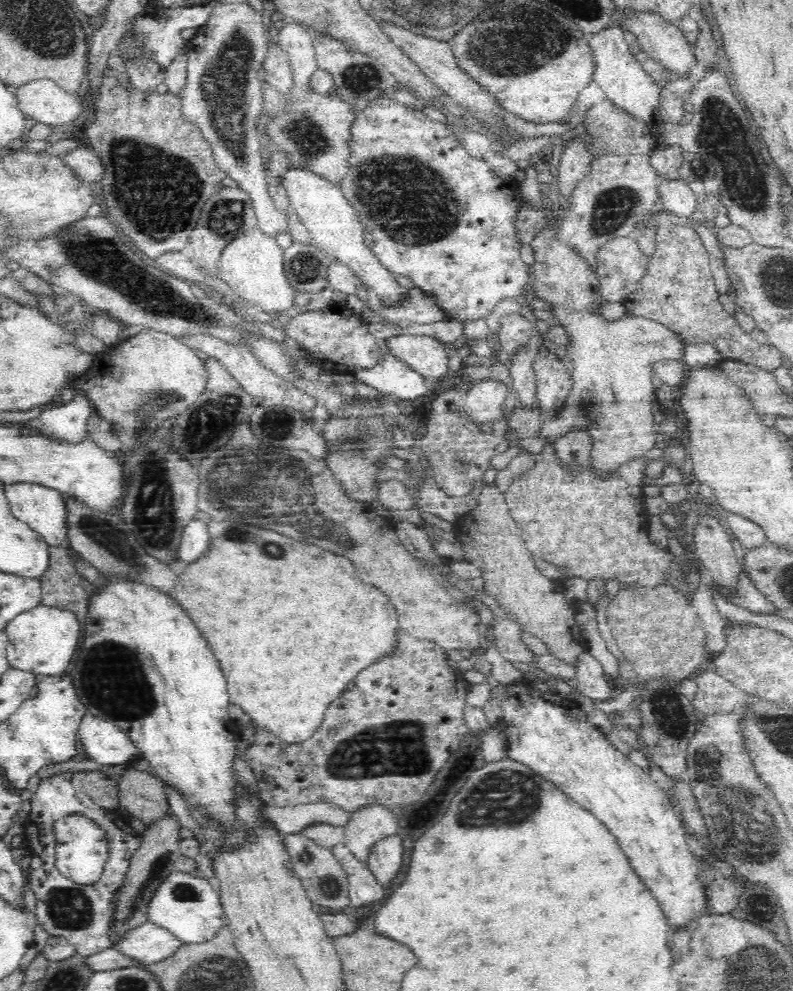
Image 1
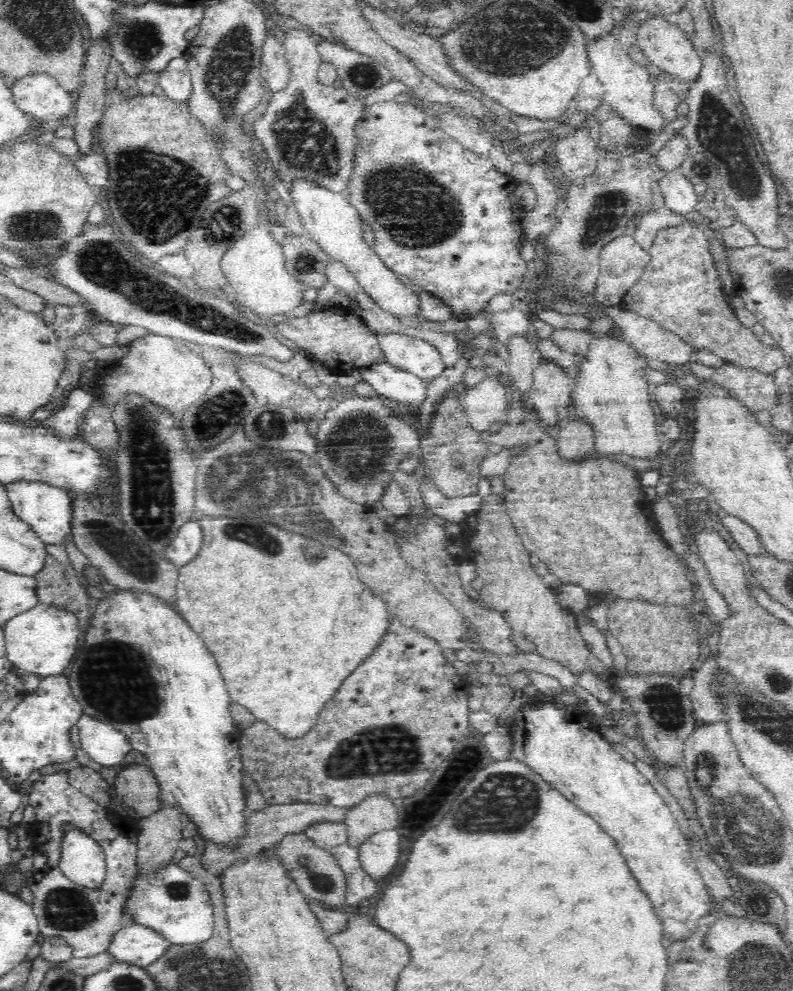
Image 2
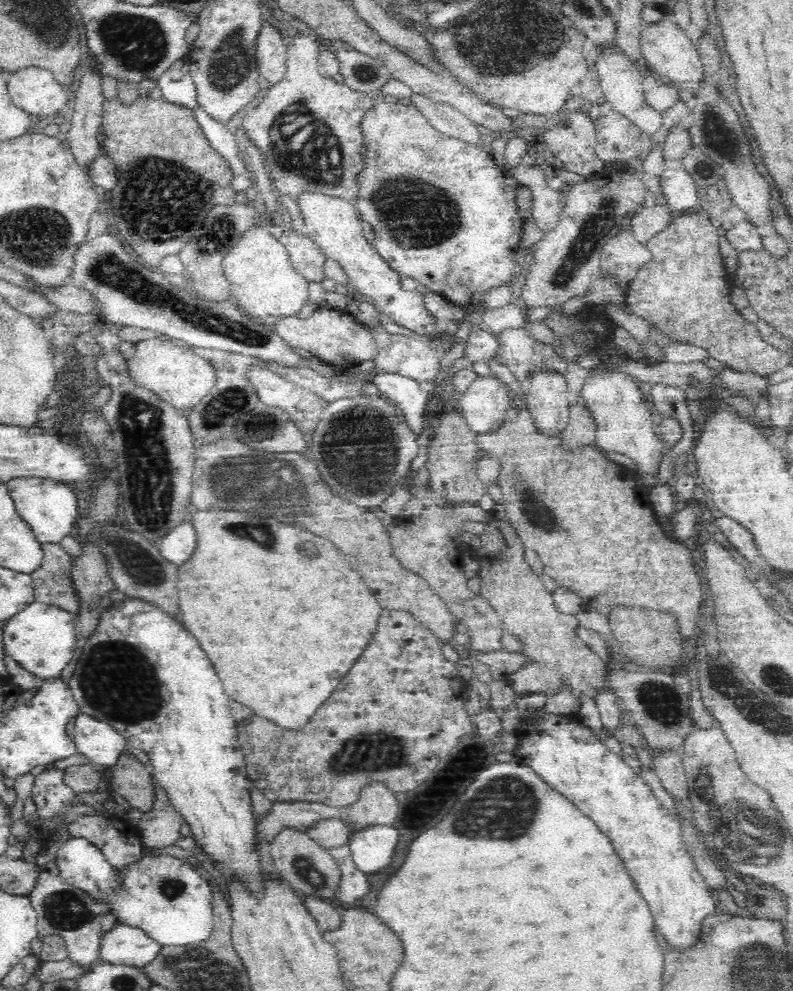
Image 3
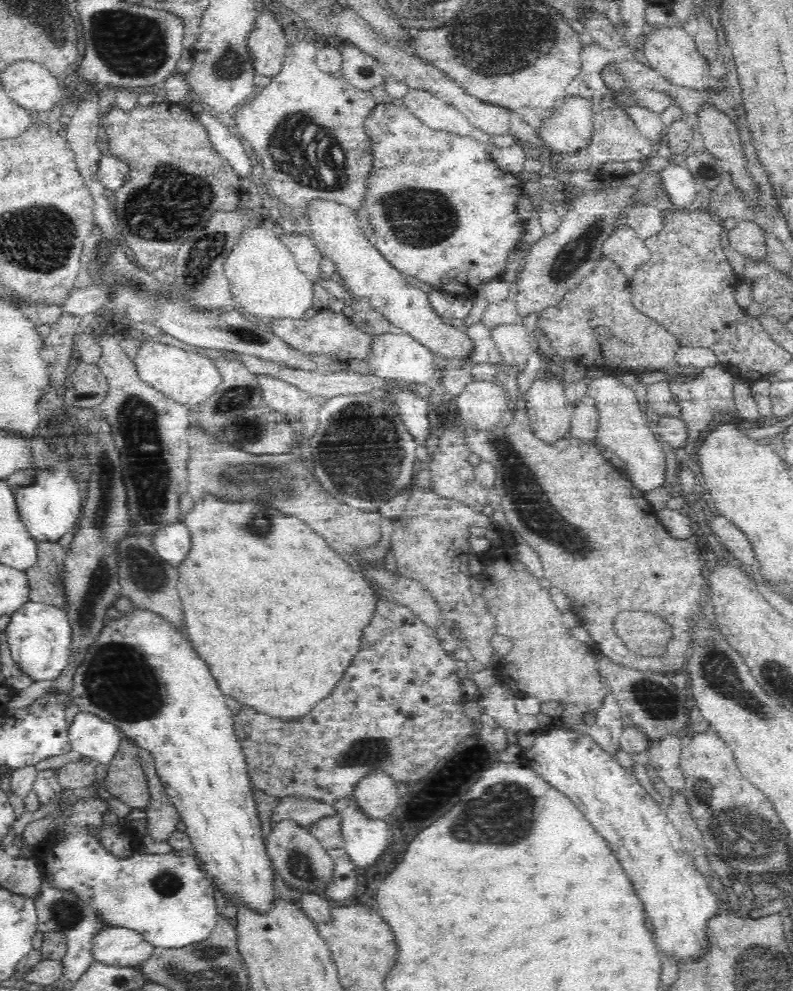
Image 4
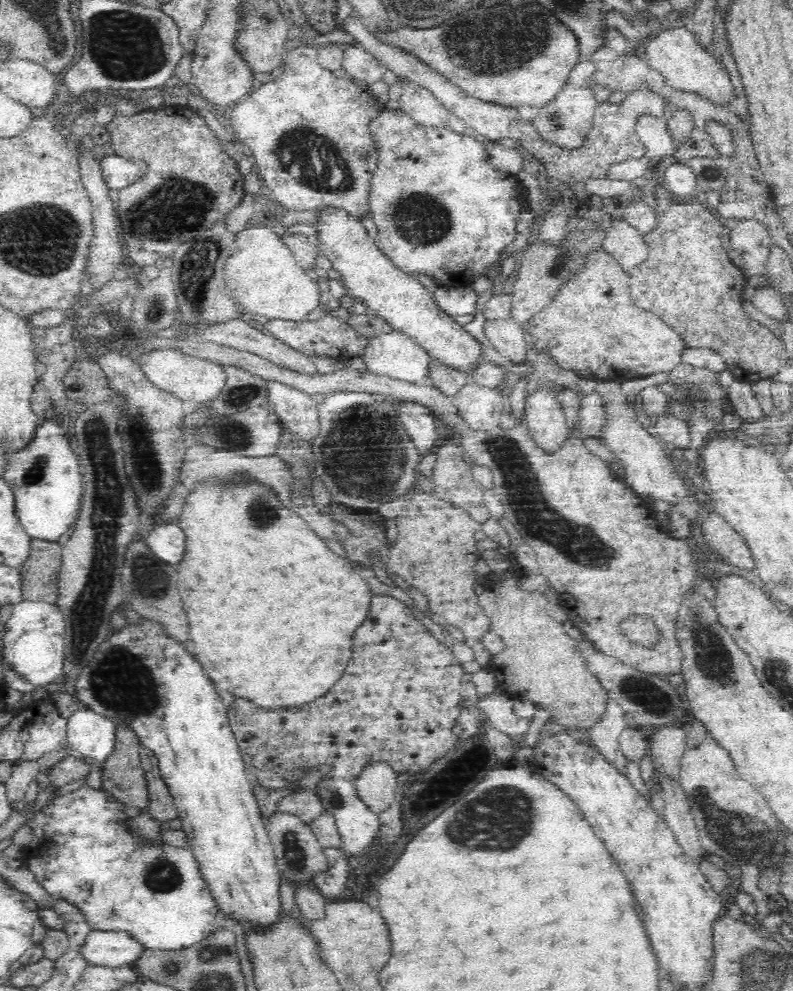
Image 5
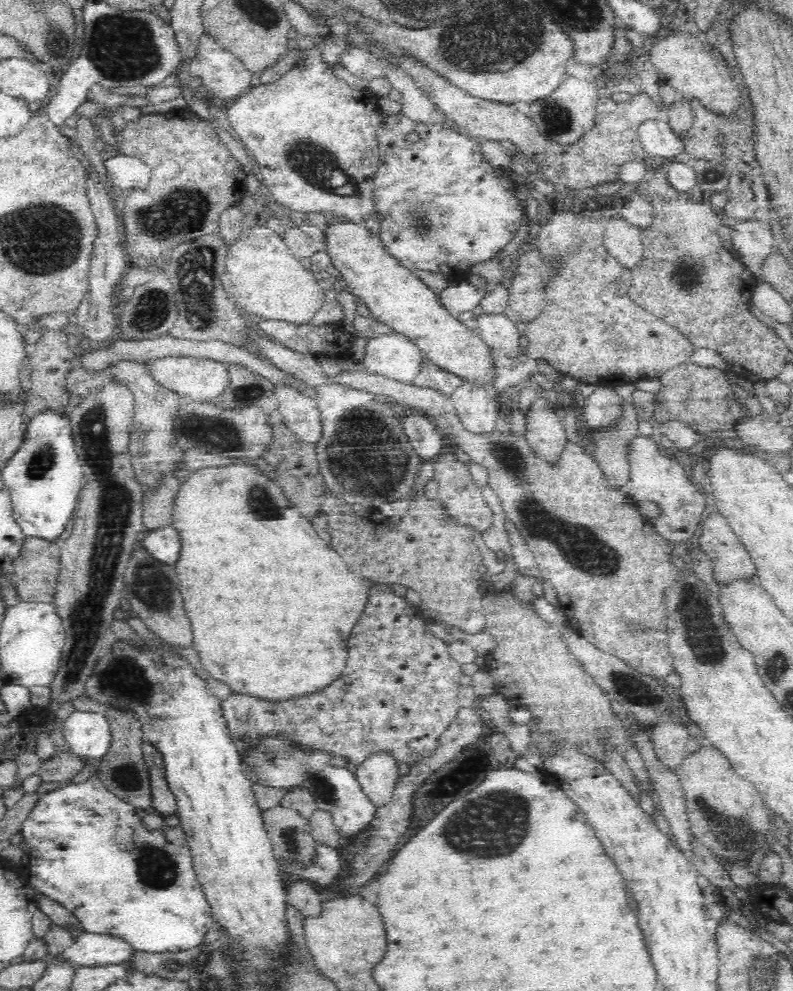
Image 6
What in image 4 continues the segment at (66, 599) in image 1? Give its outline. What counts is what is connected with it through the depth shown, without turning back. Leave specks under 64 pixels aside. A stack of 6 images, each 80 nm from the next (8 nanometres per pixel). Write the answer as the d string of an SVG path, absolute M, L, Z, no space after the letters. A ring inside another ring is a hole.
M37 541L35 550L37 559L23 570L29 600L65 608L62 573L66 550L58 542L50 541Z

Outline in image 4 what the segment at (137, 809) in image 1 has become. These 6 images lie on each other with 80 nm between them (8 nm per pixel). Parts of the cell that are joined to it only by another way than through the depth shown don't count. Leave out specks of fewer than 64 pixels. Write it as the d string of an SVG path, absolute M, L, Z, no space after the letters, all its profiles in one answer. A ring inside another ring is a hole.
M122 734L118 752L108 766L104 787L132 809L146 810L151 794L138 754L134 739Z

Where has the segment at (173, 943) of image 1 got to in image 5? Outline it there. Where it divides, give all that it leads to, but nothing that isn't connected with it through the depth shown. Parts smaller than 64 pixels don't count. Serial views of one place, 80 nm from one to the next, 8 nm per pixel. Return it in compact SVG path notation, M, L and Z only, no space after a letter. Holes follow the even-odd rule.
M90 931L79 947L88 965L117 967L131 965L143 948L128 933Z

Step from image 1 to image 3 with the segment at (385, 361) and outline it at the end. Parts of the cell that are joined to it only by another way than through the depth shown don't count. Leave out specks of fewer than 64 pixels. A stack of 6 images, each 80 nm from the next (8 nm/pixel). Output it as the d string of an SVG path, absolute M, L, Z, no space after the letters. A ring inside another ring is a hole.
M373 369L369 377L378 388L379 395L393 402L411 431L420 436L424 432L424 412L429 393L424 393L419 383L410 378L375 372Z

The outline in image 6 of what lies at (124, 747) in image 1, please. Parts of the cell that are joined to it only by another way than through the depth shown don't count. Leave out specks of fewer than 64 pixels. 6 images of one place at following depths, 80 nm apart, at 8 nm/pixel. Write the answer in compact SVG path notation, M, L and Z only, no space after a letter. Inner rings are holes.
M76 710L60 721L66 745L85 761L99 762L110 748L110 725L104 714Z

